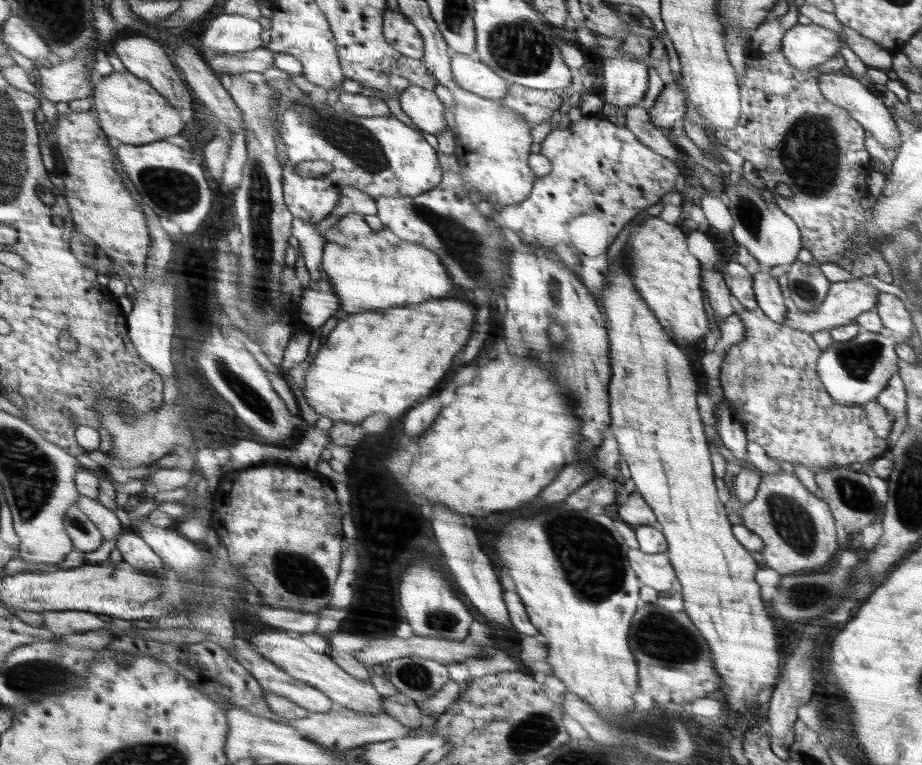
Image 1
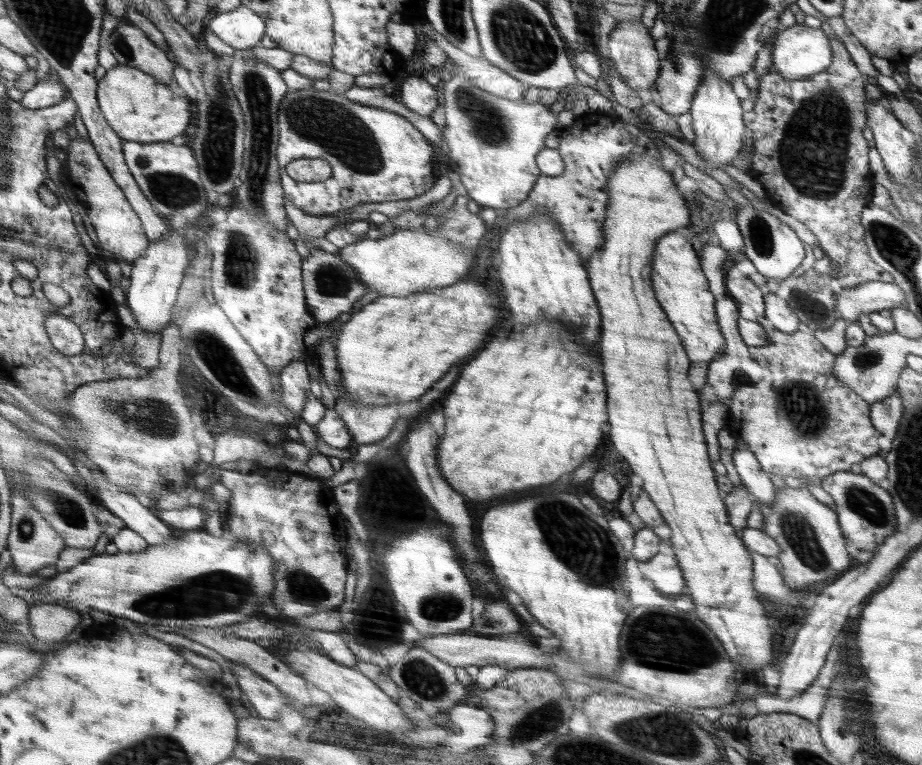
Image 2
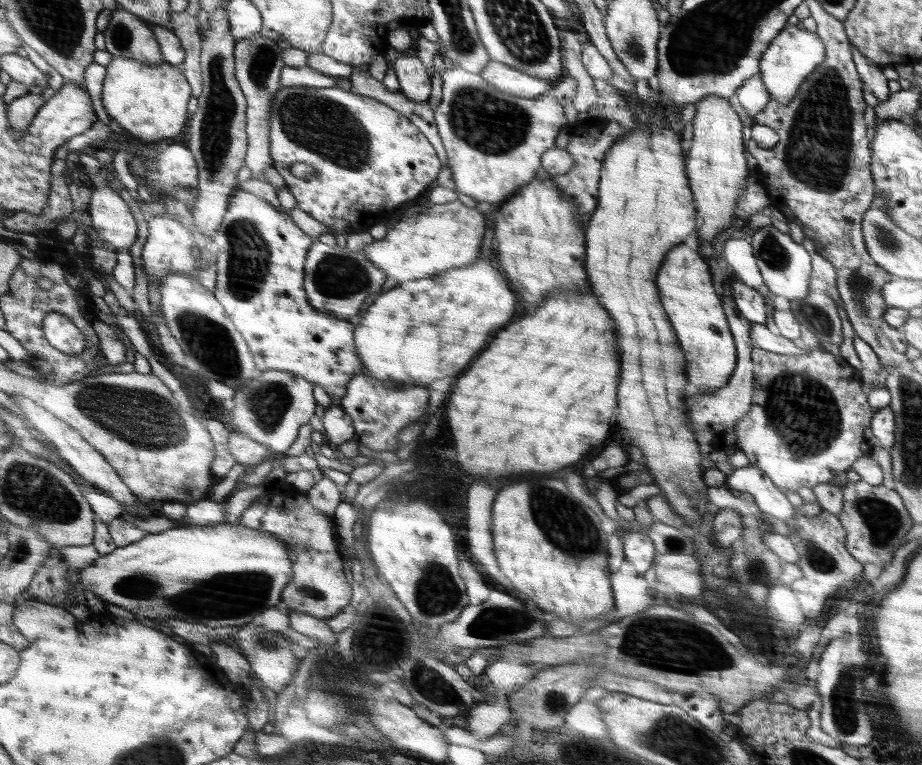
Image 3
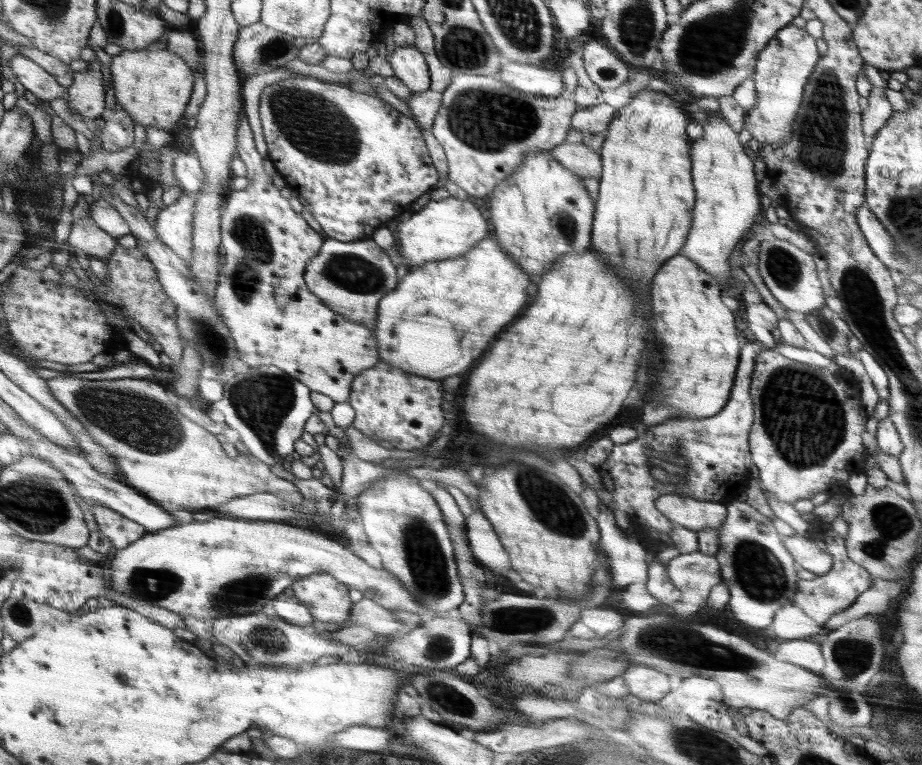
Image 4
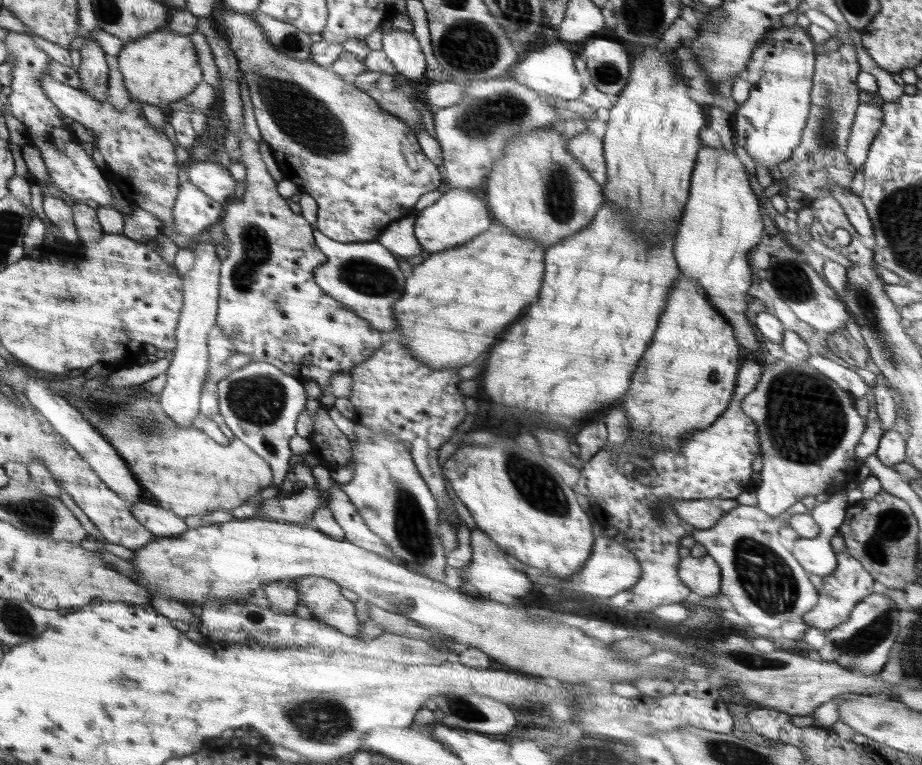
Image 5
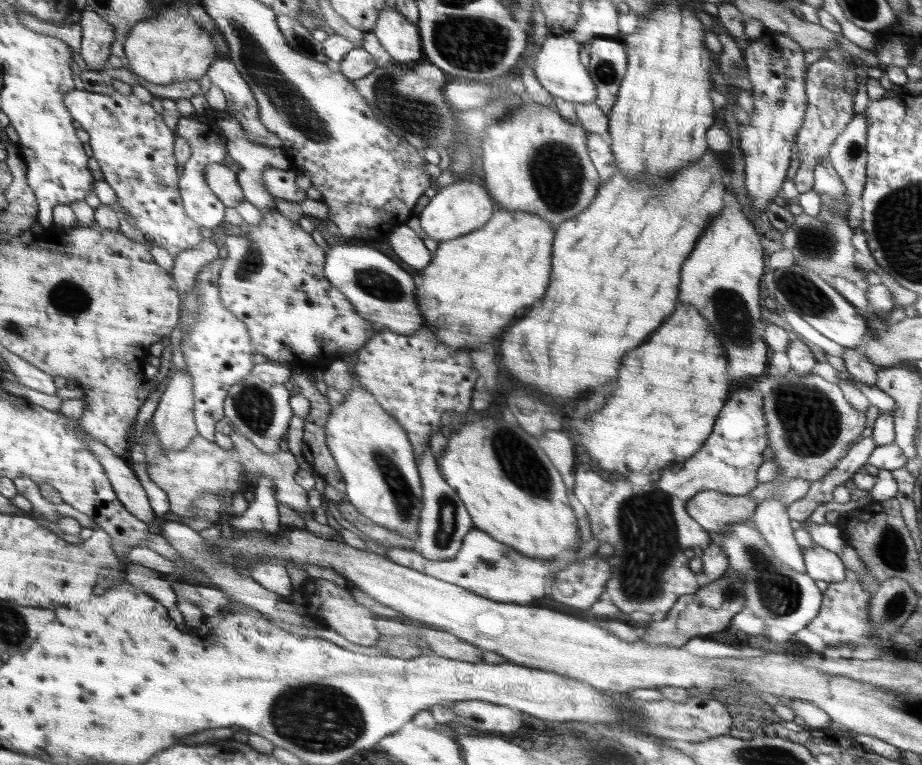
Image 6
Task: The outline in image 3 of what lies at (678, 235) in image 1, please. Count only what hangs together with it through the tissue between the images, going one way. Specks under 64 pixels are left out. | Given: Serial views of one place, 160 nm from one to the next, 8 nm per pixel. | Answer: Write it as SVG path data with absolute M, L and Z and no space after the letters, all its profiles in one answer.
M684 243L672 247L665 256L656 277L656 286L660 294L660 302L666 308L670 324L680 340L681 349L686 352L686 374L688 382L696 384L700 392L711 393L728 384L737 361L734 337L729 329L722 298L716 294L707 260L699 251L690 249Z

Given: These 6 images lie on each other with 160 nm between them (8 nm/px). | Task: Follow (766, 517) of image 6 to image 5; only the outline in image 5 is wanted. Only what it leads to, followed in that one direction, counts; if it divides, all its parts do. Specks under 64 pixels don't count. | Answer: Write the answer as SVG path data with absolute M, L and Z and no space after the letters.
M776 360L762 367L760 382L744 397L741 407L746 416L756 423L759 455L762 457L761 480L753 488L757 494L755 505L766 514L777 517L805 496L818 496L823 492L838 494L846 491L848 484L858 480L858 470L863 466L863 461L856 456L855 448L867 425L858 415L853 394L810 368L807 362Z

